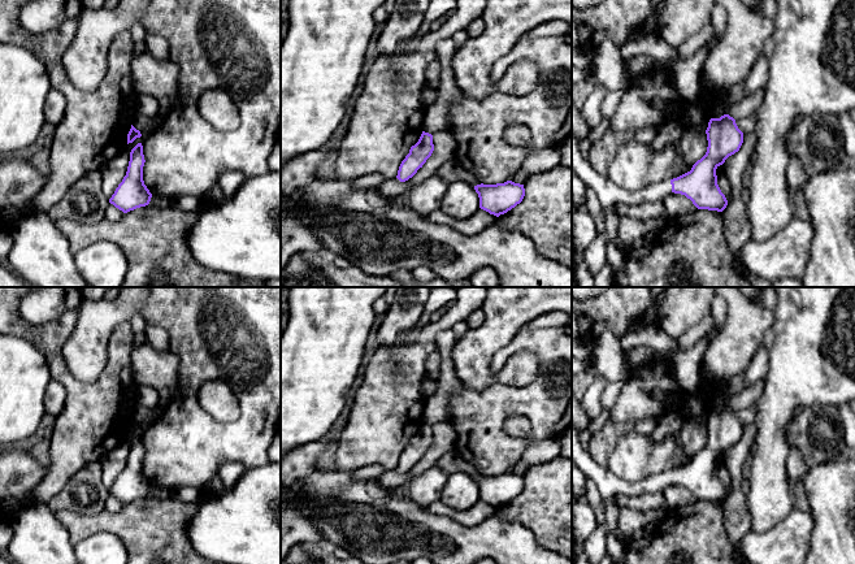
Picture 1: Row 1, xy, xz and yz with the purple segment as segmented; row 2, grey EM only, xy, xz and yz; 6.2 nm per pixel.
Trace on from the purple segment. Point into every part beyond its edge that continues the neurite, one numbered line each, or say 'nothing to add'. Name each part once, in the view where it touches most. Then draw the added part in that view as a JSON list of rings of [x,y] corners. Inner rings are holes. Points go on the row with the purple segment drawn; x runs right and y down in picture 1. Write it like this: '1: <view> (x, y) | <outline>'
1: yz (608, 192) | [[[572,133],[572,166],[578,177],[591,187],[599,200],[603,211],[607,211],[616,203],[641,204],[646,201],[663,201],[670,192],[670,181],[661,181],[650,185],[637,192],[629,192],[615,185],[607,175],[596,173],[590,164],[581,156],[578,140]]]

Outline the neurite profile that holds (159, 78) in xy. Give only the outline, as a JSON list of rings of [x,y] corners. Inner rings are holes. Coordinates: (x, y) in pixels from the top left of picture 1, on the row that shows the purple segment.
[[[148,52],[131,58],[131,79],[136,95],[157,99],[162,114],[181,107],[179,68],[170,60],[157,60]]]

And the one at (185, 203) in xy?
[[[177,196],[172,200],[172,205],[185,212],[195,212],[203,204],[203,200],[194,196]]]

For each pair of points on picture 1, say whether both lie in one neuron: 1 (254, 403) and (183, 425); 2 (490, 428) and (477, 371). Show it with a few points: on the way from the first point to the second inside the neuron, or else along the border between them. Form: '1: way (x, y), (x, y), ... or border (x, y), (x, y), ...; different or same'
1: way (242, 422), (234, 430), (203, 430); same
2: border (495, 380), (478, 390), (472, 390), (463, 385); different

